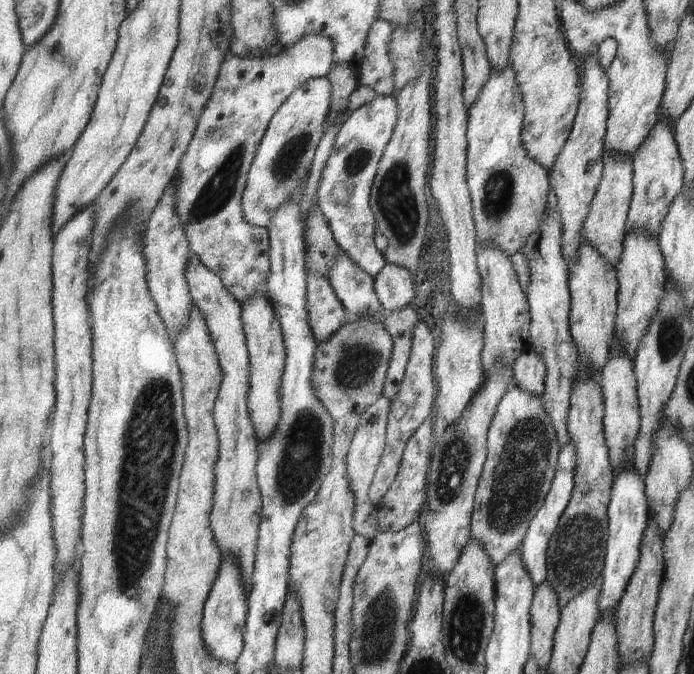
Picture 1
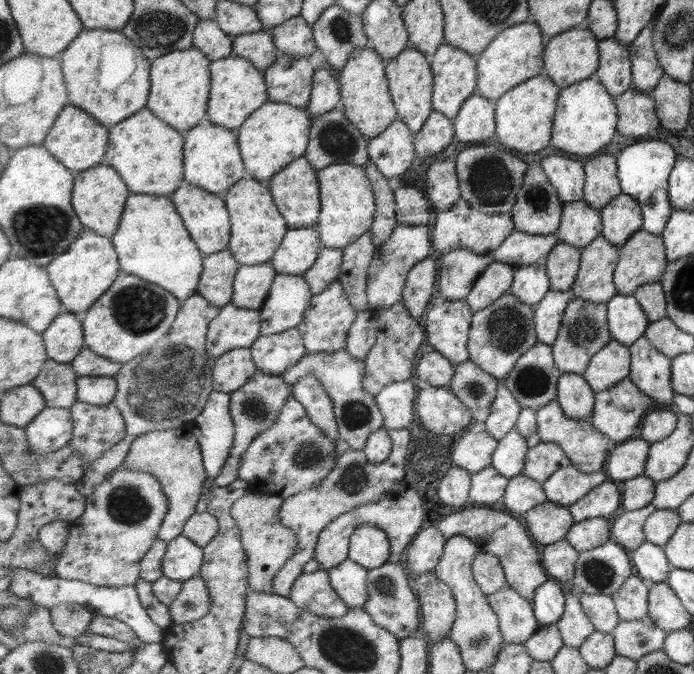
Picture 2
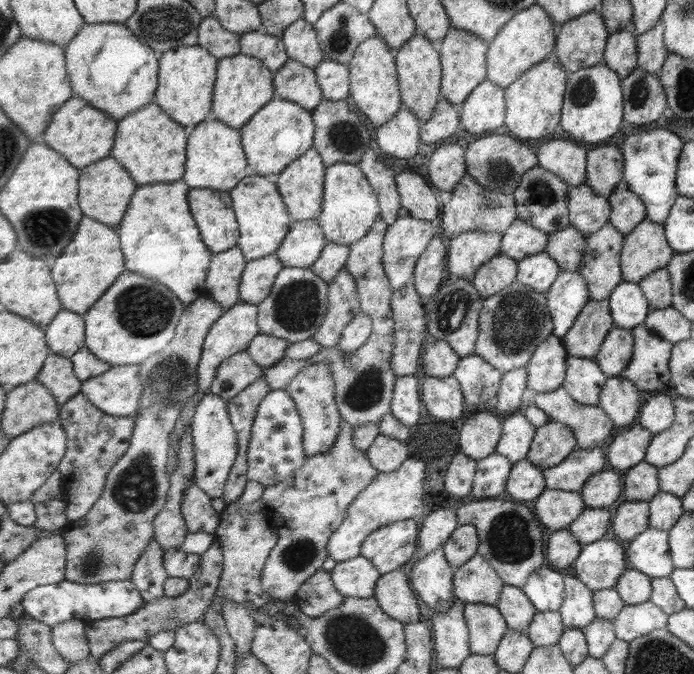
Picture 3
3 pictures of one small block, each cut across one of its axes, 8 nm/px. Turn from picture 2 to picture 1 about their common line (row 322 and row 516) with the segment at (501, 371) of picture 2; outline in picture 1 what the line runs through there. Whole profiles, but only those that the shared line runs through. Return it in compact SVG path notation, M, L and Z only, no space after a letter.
M513 384L499 403L498 412L495 413L490 426L488 455L478 484L471 523L472 539L479 541L485 547L487 556L495 568L520 550L523 539L530 529L531 521L543 508L547 495L554 484L560 451L558 434L550 414L544 409L542 396L533 396Z

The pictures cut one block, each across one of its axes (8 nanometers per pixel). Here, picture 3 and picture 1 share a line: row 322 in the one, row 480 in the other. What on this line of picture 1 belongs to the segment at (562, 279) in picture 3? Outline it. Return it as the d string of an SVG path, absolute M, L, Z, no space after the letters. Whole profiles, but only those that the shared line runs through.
M569 442L560 451L558 469L554 478L554 484L551 487L550 493L547 495L543 508L535 515L531 521L530 529L527 536L523 539L520 553L522 554L522 561L526 566L527 572L534 582L536 588L547 581L547 553L549 550L551 536L555 532L557 526L561 522L561 517L570 505L572 494L575 490L575 467L577 466L577 455L574 445Z

